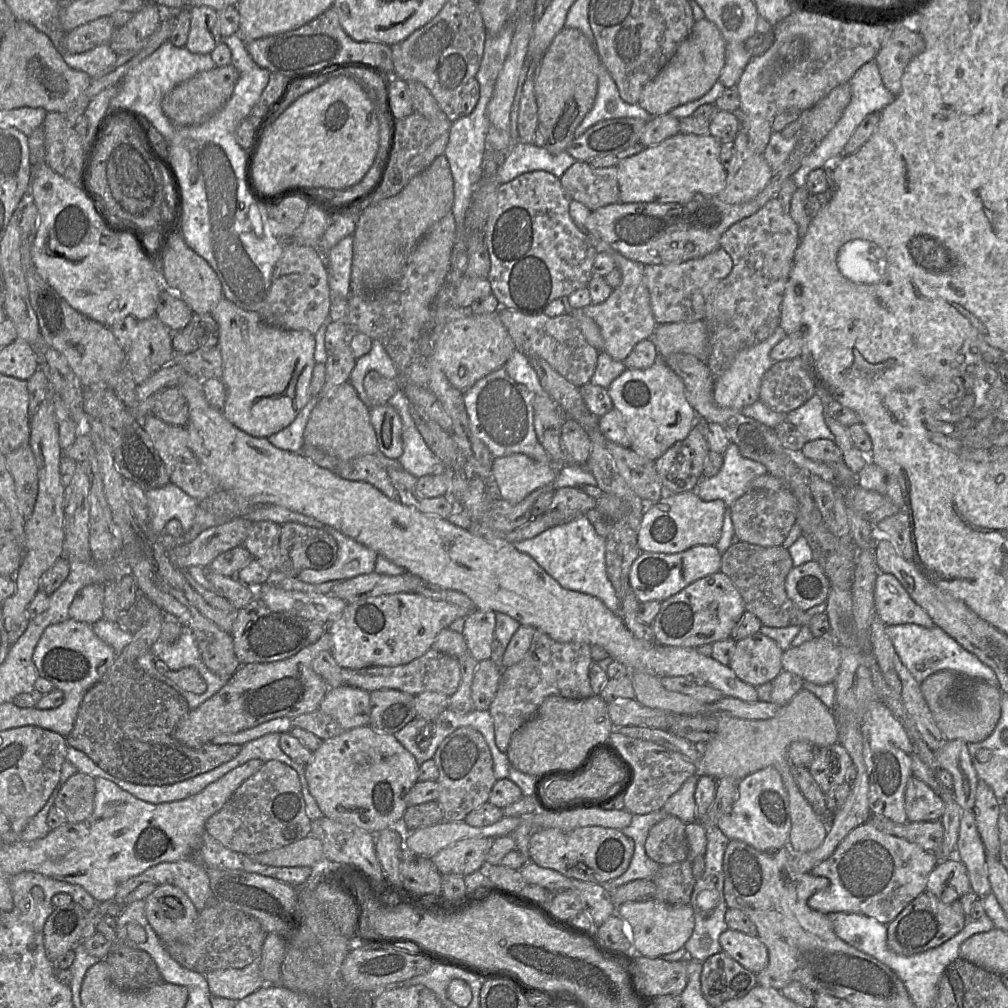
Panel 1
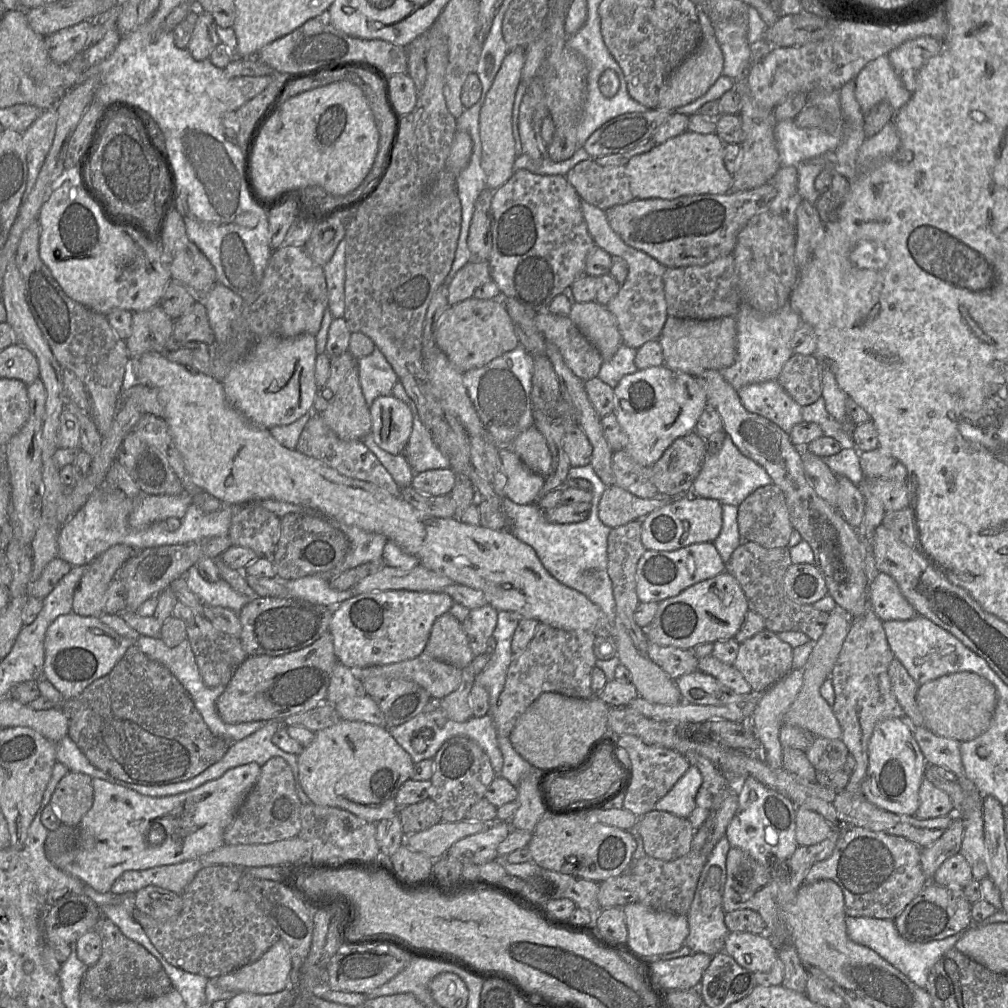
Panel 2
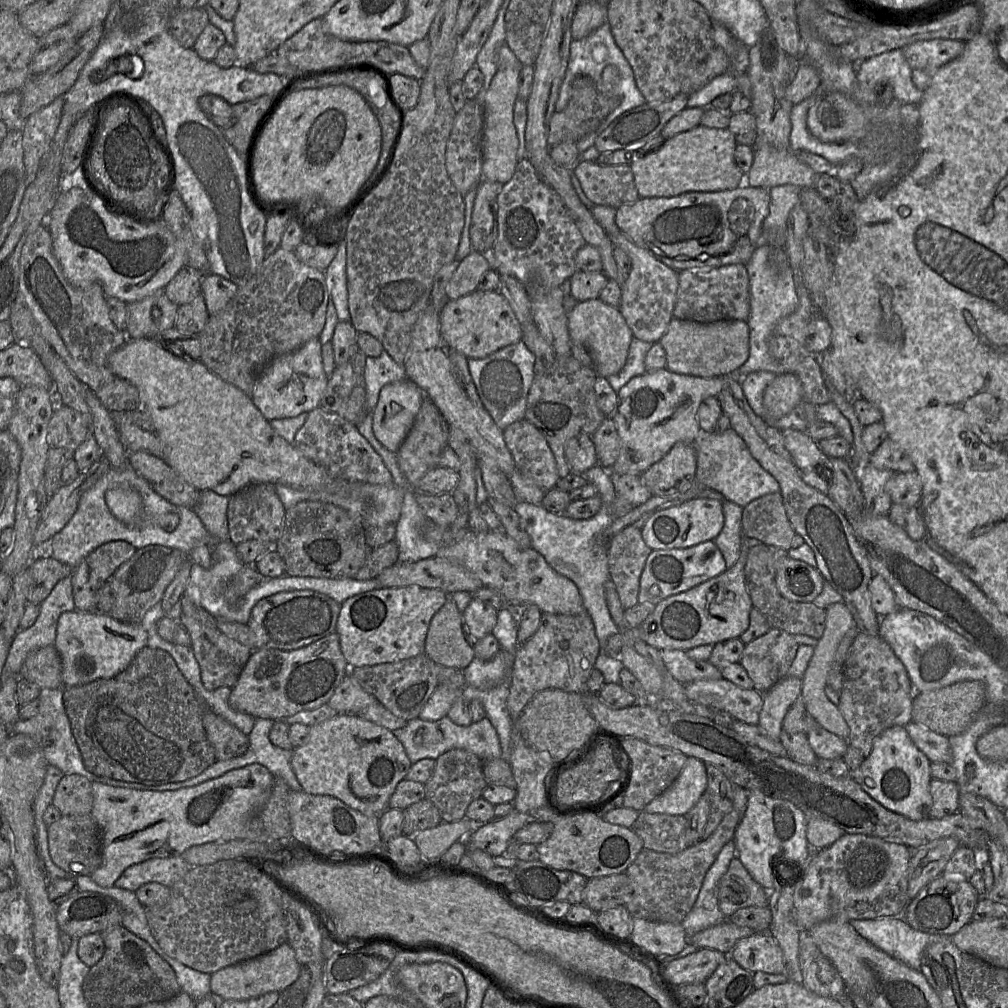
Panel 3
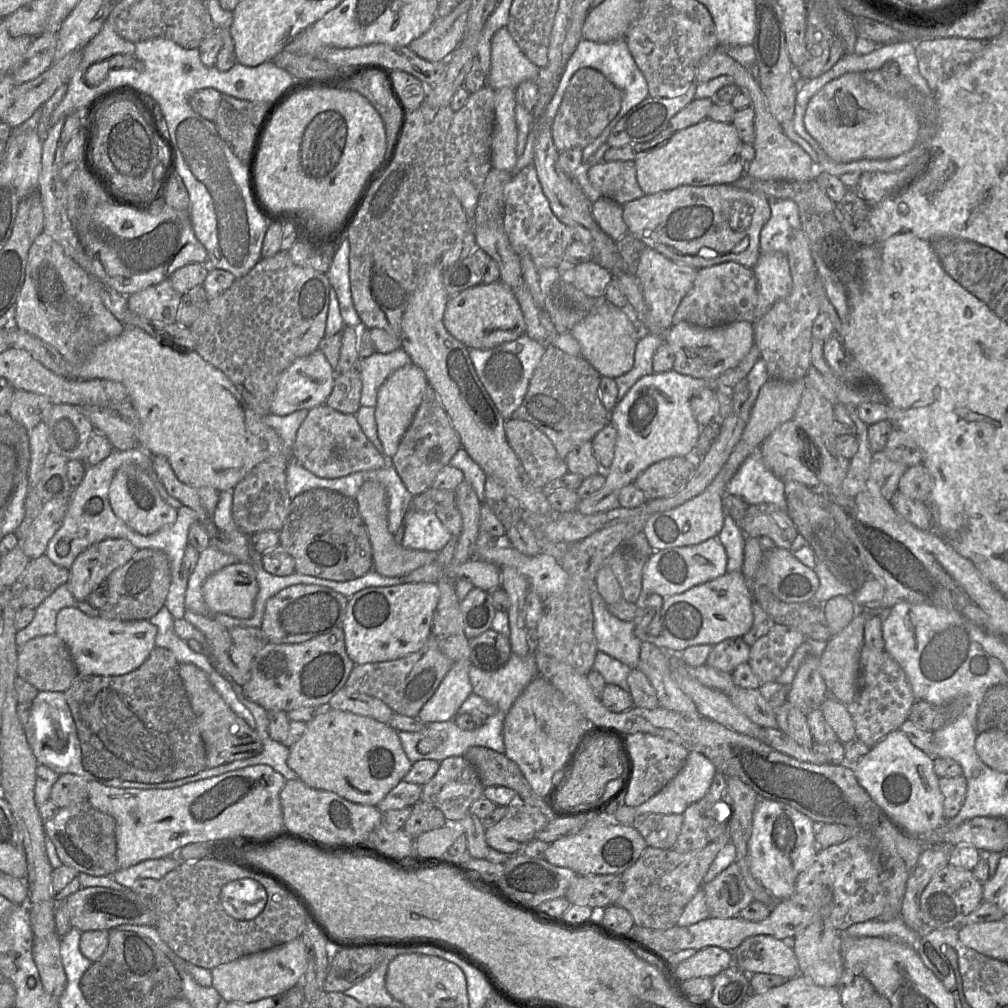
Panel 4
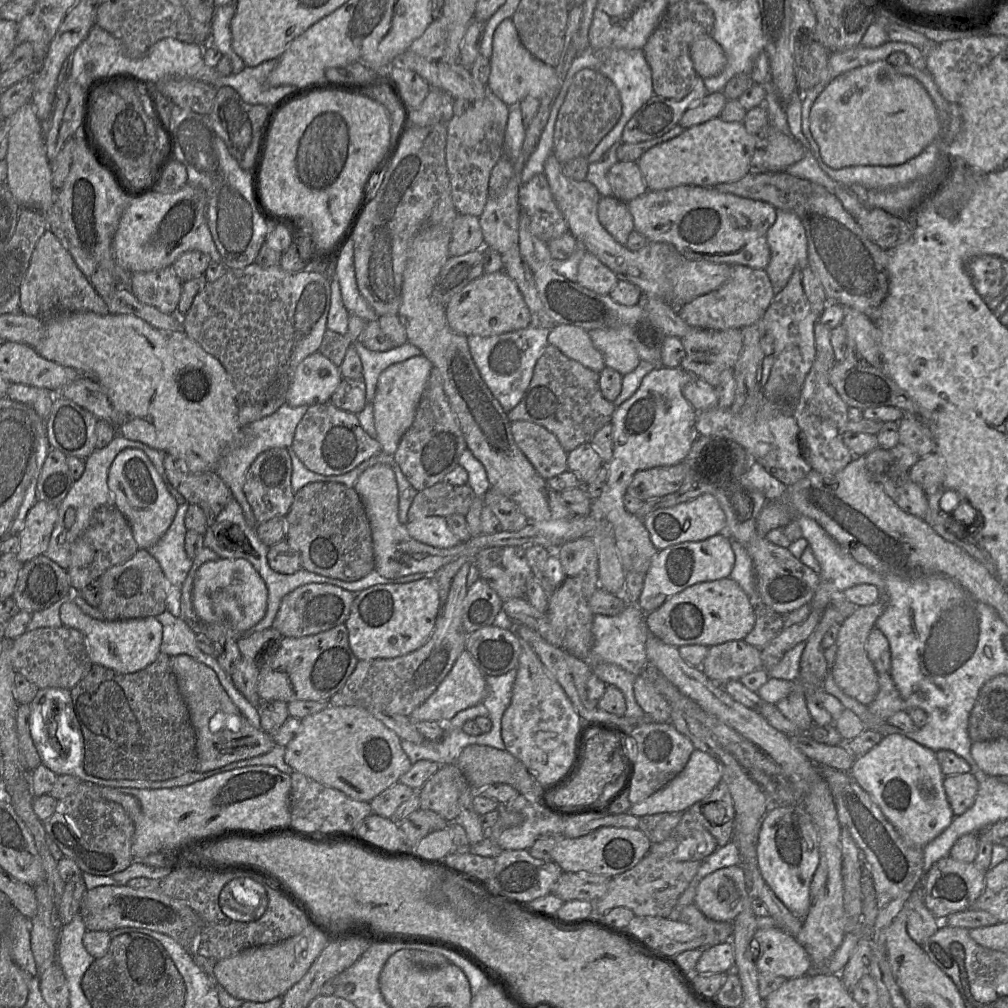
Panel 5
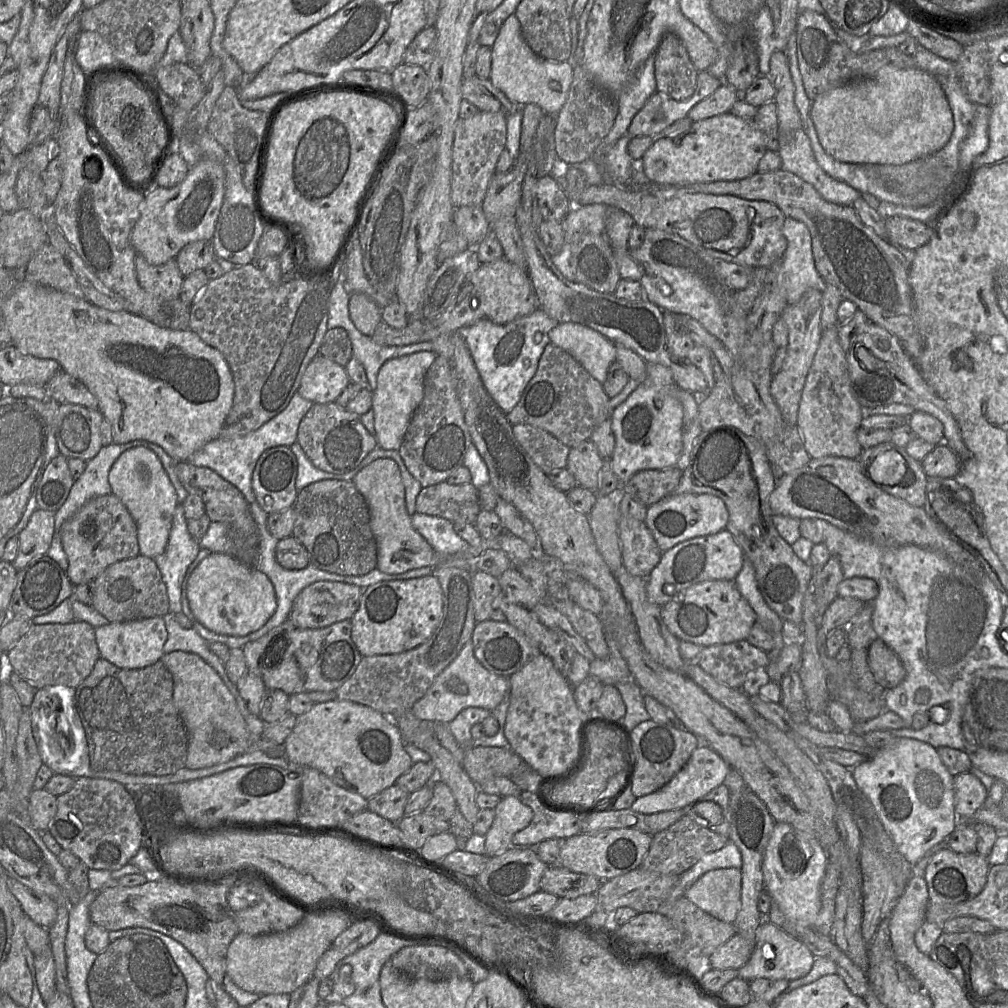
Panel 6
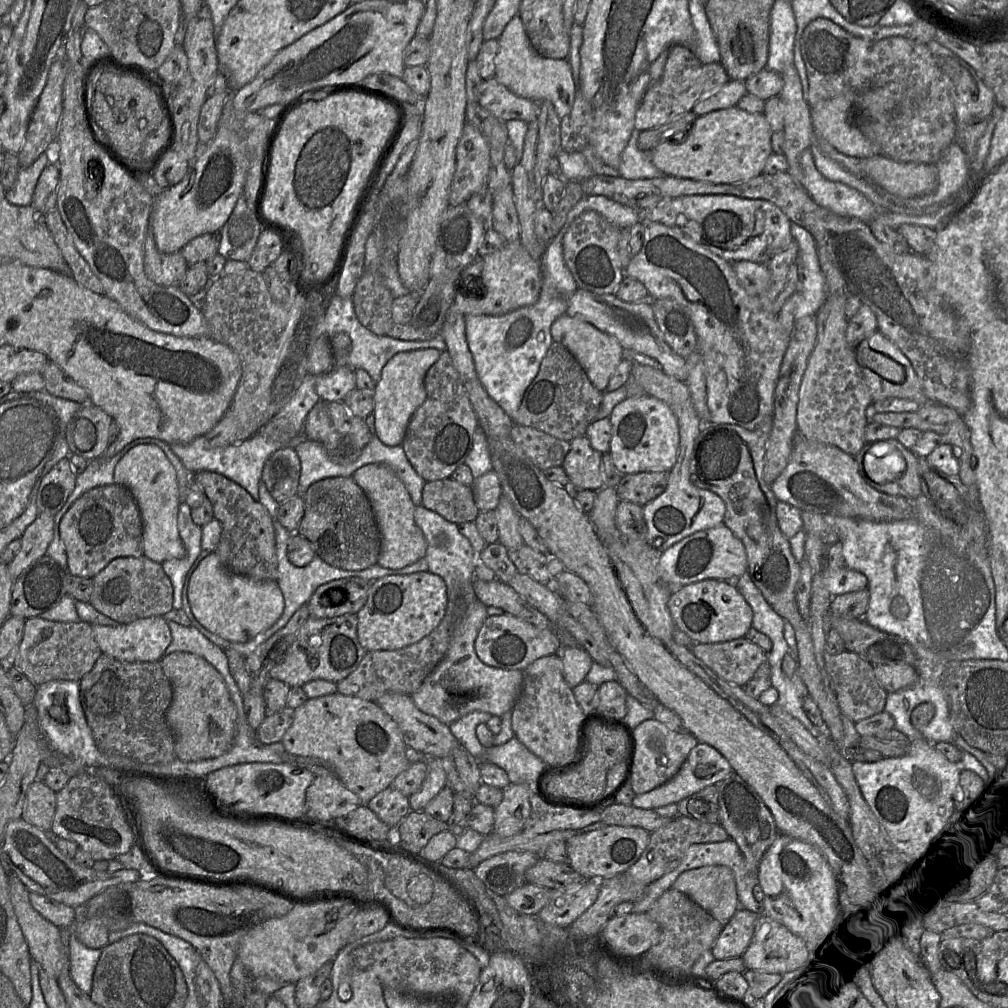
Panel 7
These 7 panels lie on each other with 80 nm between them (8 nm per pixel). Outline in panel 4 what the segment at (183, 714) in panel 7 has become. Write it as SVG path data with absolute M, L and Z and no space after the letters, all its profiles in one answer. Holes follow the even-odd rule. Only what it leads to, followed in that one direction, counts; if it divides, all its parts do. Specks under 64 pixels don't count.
M191 663L179 664L179 675L190 699L206 749L206 768L254 757L262 751L256 732L240 718L213 687L205 671Z

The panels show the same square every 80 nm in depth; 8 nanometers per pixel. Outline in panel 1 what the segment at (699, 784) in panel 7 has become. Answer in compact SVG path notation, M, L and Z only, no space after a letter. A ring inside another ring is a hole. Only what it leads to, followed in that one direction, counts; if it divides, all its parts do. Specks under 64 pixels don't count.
M698 774L689 777L672 796L670 796L662 809L668 815L674 815L684 823L696 821L695 789Z

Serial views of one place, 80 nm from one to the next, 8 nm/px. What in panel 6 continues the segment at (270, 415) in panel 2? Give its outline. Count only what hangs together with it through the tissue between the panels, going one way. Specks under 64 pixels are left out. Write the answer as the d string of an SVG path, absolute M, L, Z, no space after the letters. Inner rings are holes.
M318 354L309 363L297 393L314 404L335 402L350 384L345 368Z

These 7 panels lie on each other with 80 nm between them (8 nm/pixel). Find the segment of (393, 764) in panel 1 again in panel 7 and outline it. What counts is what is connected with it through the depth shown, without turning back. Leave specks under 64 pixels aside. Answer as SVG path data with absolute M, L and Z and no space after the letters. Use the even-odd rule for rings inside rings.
M337 692L308 699L293 710L292 715L293 722L281 740L285 750L293 755L316 757L328 762L340 782L359 797L362 806L366 806L376 794L389 787L394 778L410 765L405 755L406 745L397 724L376 702Z

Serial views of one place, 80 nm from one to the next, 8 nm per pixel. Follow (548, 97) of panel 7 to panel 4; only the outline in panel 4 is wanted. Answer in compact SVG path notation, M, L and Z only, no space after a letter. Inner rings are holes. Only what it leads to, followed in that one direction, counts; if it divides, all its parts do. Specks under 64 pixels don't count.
M507 27L499 29L491 43L491 69L487 85L498 90L516 87L528 80L536 80L540 68L521 51Z

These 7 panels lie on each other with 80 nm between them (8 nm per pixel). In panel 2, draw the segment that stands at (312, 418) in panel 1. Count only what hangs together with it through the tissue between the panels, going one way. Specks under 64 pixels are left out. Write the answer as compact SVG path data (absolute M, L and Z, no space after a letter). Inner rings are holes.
M357 362L341 383L333 402L320 414L340 439L362 441L371 433L370 409L362 393Z

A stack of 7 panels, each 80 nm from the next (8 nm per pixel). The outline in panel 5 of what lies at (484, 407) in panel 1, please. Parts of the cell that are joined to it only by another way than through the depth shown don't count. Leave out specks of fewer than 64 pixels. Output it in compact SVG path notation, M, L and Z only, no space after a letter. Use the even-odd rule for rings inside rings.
M530 325L525 329L496 336L467 337L471 356L482 379L506 413L521 401L533 377L536 363L549 345L551 330Z

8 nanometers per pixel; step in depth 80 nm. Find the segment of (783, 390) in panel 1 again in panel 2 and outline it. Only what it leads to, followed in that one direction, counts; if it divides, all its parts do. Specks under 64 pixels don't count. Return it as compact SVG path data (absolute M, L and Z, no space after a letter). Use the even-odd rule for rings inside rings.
M794 354L776 380L801 407L822 396L821 363L814 354Z

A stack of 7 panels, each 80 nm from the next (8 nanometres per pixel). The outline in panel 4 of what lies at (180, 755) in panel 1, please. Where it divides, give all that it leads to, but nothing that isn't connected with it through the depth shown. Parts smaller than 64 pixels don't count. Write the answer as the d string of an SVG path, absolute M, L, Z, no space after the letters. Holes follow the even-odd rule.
M156 646L152 649L147 659L137 669L123 675L77 676L72 685L64 691L64 696L71 710L71 714L77 728L77 735L80 745L79 743L75 743L74 746L74 741L73 738L71 739L71 737L60 740L59 738L56 738L56 735L53 735L51 739L41 739L41 742L39 743L36 742L36 736L27 737L27 741L39 765L45 765L60 775L74 774L85 778L88 782L99 782L104 786L107 786L106 780L121 780L145 784L172 782L189 776L194 776L206 768L205 744L202 740L190 699L179 675L179 663L170 650Z

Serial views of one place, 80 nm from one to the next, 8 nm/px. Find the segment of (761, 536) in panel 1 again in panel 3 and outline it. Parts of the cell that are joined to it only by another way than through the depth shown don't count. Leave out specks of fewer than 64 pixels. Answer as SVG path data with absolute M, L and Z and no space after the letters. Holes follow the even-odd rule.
M780 493L764 495L744 506L741 528L743 536L786 551L792 548L796 534Z

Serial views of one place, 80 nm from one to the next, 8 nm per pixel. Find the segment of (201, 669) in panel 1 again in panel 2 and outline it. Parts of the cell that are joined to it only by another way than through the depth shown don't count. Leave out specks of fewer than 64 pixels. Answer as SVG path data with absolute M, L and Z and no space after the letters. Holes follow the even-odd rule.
M140 635L138 648L150 659L166 666L189 693L197 693L205 686L188 639L168 647L160 638Z

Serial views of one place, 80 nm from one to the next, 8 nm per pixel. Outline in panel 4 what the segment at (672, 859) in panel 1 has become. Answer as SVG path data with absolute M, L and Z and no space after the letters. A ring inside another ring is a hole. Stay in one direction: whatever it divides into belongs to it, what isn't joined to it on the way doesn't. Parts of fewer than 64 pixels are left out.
M642 814L636 816L632 827L644 838L648 847L670 850L683 824L683 814Z

